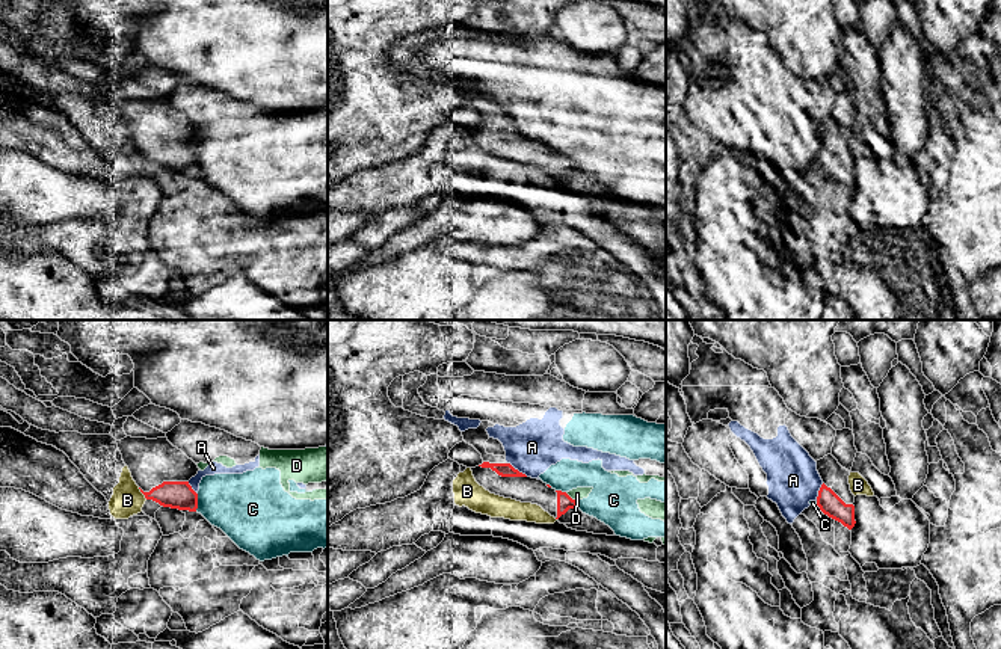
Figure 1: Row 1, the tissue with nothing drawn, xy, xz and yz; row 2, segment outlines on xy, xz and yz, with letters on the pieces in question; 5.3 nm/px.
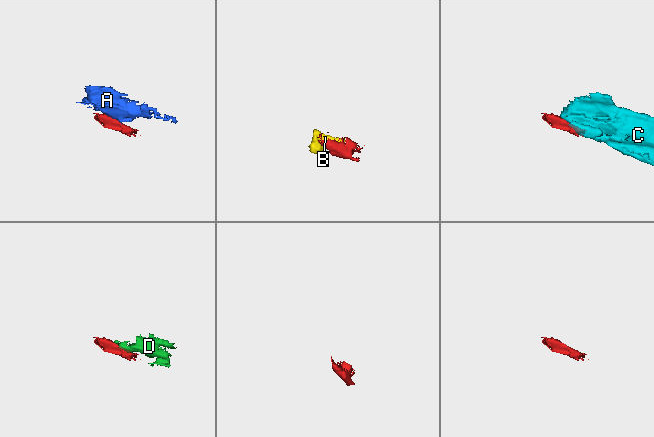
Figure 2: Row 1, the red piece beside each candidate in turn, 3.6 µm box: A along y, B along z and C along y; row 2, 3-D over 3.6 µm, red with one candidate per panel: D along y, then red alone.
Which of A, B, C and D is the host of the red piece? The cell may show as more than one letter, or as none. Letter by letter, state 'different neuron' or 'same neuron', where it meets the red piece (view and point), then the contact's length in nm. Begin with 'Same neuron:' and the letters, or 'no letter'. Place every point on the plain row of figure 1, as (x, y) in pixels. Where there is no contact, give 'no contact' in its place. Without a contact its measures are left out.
Same neuron: no letter
A: different neuron | xz (517, 132) | 130 nm
B: different neuron | xy (142, 154) | 80 nm
C: different neuron | xy (197, 165) | 100 nm
D: different neuron | xz (569, 159) | 80 nm

